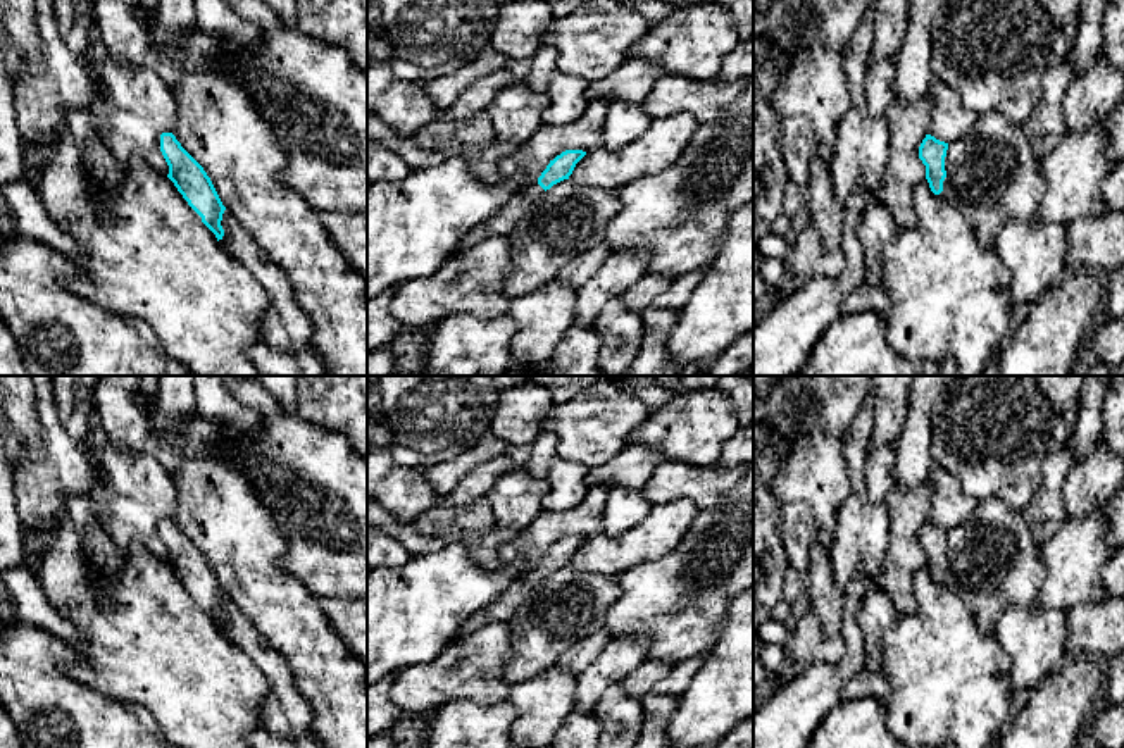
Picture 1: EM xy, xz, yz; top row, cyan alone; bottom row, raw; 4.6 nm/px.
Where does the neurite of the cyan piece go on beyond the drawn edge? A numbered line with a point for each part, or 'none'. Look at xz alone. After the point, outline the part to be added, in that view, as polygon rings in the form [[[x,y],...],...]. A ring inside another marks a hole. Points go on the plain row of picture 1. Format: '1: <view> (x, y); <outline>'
1: xz (509, 600); [[[538,567],[519,576],[507,589],[503,589],[498,598],[472,617],[457,631],[455,639],[462,639],[479,627],[491,622],[509,622],[510,617],[522,605],[526,596],[545,579]]]

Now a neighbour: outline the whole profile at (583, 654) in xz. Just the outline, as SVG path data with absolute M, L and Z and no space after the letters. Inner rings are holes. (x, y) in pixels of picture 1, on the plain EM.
M607 629L595 631L593 634L583 638L569 650L565 650L555 662L553 669L581 674L586 667L590 667L596 657L603 651L603 648L610 643L612 636Z

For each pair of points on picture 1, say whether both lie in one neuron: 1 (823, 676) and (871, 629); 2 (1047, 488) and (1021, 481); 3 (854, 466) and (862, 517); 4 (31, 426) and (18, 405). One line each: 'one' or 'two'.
1: two
2: two
3: two
4: one

